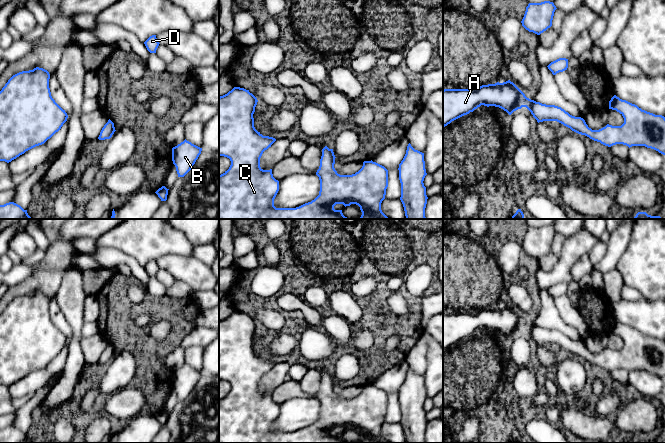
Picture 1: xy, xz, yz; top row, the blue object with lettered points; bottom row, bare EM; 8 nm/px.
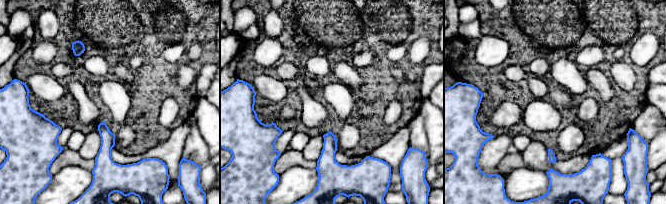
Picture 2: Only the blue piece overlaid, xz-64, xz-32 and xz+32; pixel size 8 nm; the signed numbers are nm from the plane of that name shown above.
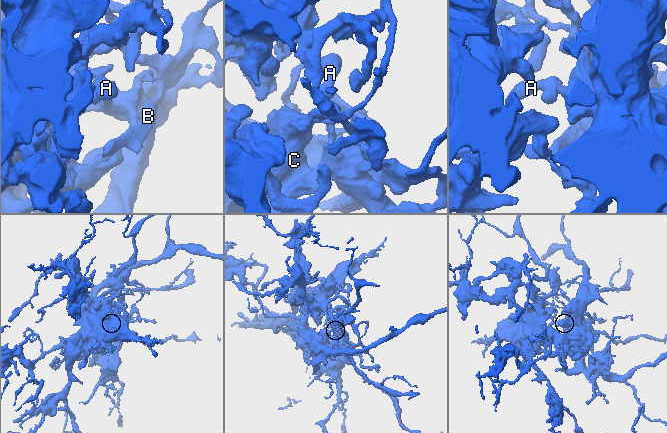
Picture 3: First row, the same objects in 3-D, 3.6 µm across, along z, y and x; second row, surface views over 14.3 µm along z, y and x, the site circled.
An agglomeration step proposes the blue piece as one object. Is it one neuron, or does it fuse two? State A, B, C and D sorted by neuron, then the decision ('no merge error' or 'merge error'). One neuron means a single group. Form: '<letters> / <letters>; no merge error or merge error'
A B C D; no merge error

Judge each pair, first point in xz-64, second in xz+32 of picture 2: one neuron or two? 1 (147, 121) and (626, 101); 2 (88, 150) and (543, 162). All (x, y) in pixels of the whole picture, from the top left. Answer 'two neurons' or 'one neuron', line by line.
1: one neuron
2: one neuron

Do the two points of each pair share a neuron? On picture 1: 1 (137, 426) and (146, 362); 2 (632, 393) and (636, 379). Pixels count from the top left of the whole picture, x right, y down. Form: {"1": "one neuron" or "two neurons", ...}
{"1": "two neurons", "2": "two neurons"}

